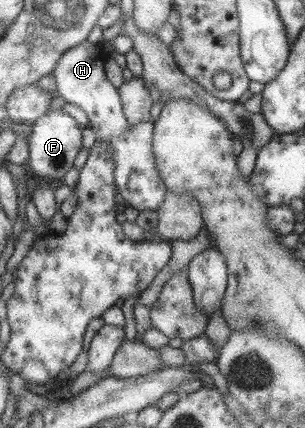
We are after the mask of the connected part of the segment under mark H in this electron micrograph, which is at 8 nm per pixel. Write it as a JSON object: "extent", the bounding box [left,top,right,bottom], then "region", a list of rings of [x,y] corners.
{"extent":[52,41,166,210],"region":[[[84,41],[66,50],[57,61],[52,75],[55,79],[55,96],[61,96],[67,103],[76,104],[85,112],[89,128],[96,135],[95,141],[110,144],[113,153],[113,176],[116,192],[127,200],[129,207],[139,210],[155,210],[166,193],[157,172],[152,153],[151,120],[137,124],[128,124],[118,90],[107,79],[104,73],[105,50],[101,45]]]}

